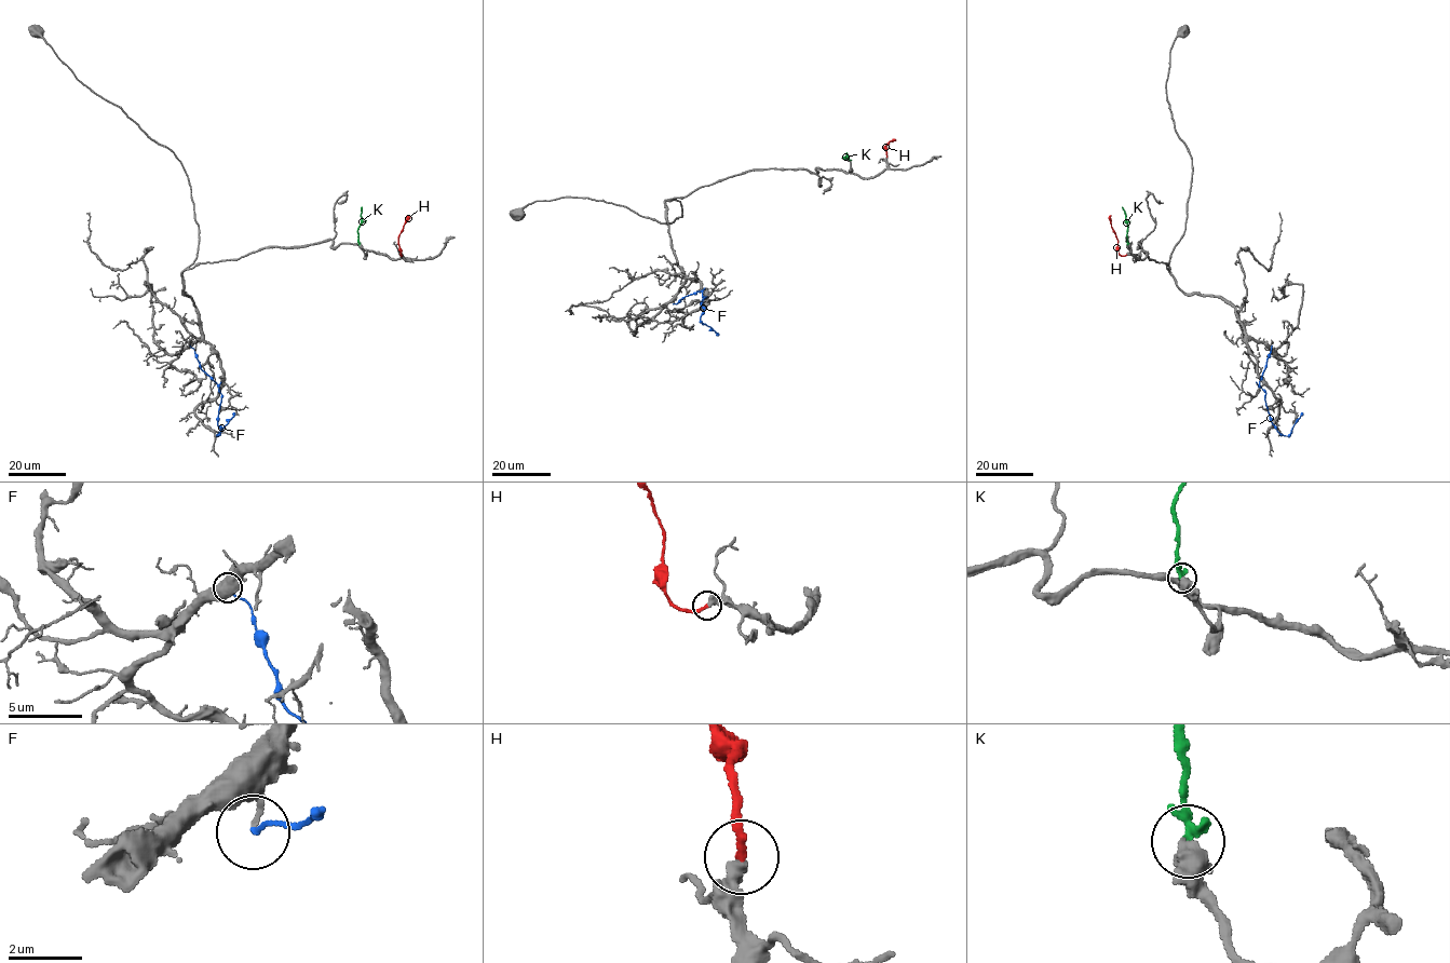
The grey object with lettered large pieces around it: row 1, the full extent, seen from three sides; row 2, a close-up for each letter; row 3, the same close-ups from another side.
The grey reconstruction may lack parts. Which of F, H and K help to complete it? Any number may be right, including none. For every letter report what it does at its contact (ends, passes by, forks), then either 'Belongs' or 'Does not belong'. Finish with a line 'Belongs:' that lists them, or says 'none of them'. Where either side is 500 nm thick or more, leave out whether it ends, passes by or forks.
F: It ends there. Does not belong
H: It ends there. Belongs
K: Belongs
Belongs: H, K

